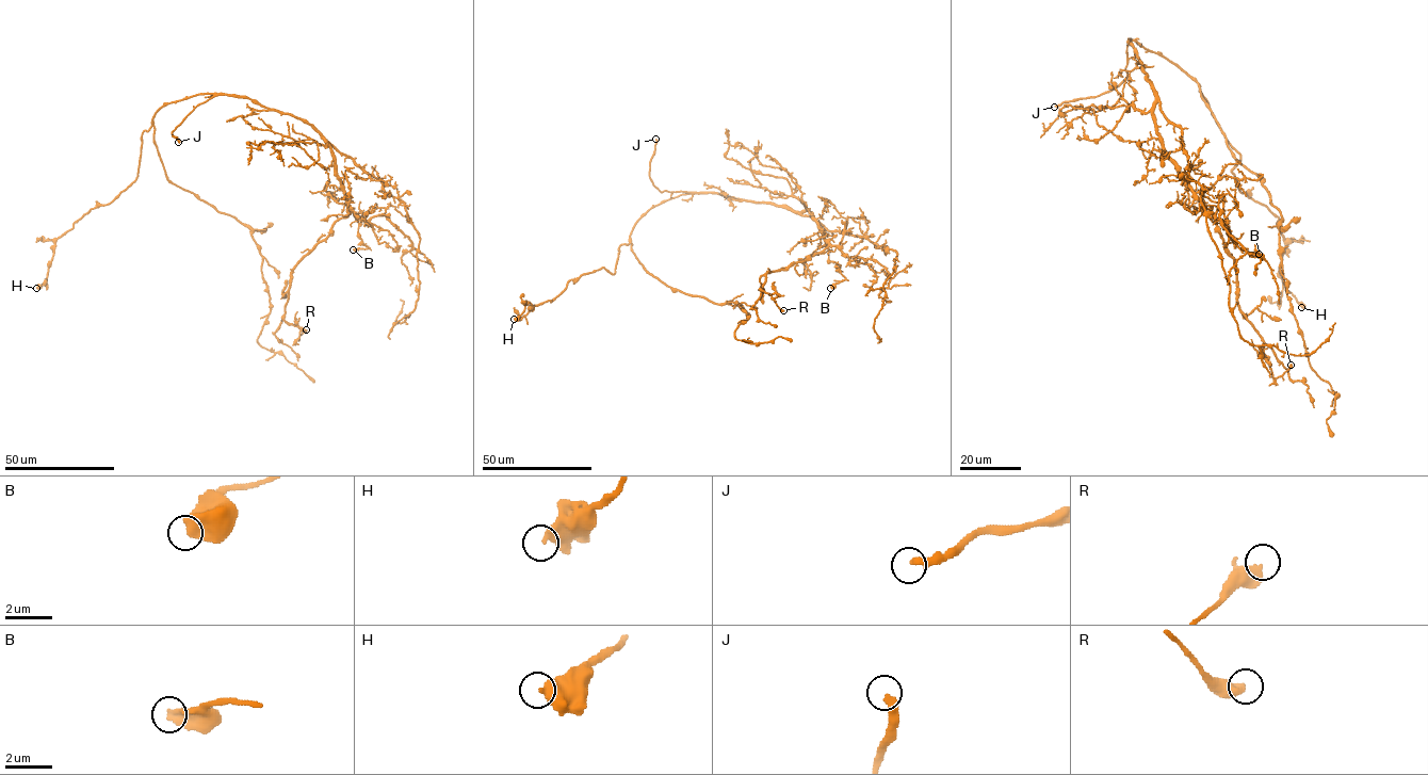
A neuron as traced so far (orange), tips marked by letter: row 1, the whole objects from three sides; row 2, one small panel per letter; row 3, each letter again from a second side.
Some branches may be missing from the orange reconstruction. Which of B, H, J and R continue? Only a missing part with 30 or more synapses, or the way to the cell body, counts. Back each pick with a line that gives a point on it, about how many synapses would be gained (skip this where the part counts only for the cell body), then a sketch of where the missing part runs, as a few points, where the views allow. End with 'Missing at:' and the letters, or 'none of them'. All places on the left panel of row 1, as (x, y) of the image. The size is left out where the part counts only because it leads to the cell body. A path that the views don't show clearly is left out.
J: Place: (178, 142). Course of what is missing: (178, 142), (178, 157), (173, 161)
Missing at: J

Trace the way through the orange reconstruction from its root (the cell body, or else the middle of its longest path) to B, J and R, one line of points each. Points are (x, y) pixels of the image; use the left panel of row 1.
B: (204, 94), (246, 96), (305, 119), (320, 134), (329, 146), (358, 237), (368, 247), (353, 249)
J: (204, 94), (213, 95), (199, 103), (173, 130), (178, 142)
R: (204, 94), (305, 119), (329, 146), (351, 211), (291, 273), (284, 320), (296, 339), (306, 329)

